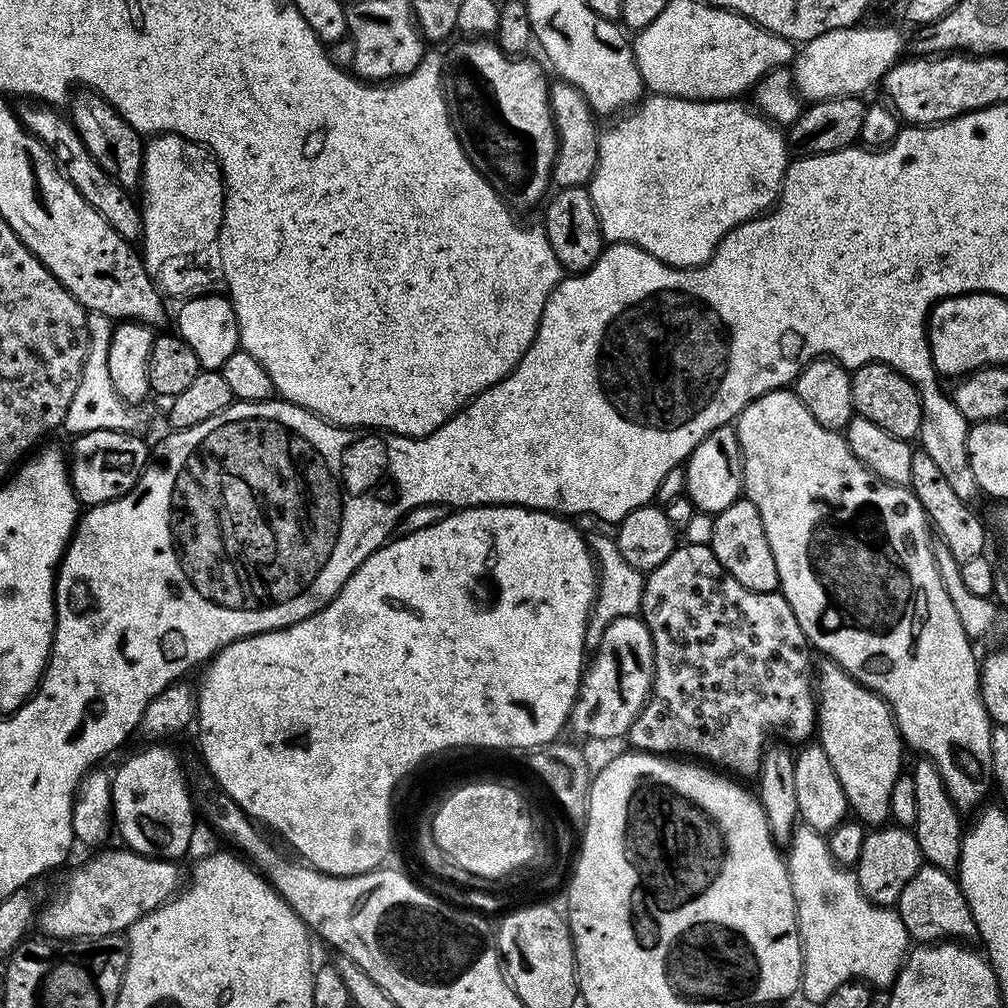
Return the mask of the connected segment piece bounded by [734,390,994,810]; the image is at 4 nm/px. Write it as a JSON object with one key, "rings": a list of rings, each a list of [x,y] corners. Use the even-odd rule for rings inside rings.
{"rings":[[[777,390],[762,394],[756,400],[751,400],[739,416],[734,421],[734,427],[737,434],[737,441],[740,443],[741,458],[743,460],[743,495],[750,501],[754,502],[754,506],[758,506],[758,514],[762,518],[762,526],[766,530],[766,542],[770,542],[770,550],[774,554],[774,566],[778,566],[778,578],[780,579],[779,591],[786,598],[786,602],[790,602],[790,610],[794,610],[794,618],[798,618],[798,626],[802,626],[805,638],[808,639],[809,645],[817,653],[825,652],[827,659],[838,667],[843,668],[845,672],[849,672],[854,679],[860,684],[865,684],[871,692],[876,692],[883,700],[888,703],[888,708],[892,711],[892,716],[896,720],[896,729],[900,731],[900,739],[909,749],[920,752],[919,754],[925,760],[931,760],[932,765],[938,770],[938,774],[942,774],[942,782],[946,786],[946,790],[950,794],[950,798],[955,802],[957,808],[967,810],[967,808],[979,809],[985,803],[984,795],[988,792],[988,780],[993,779],[994,769],[992,767],[992,729],[994,727],[991,716],[988,715],[987,708],[984,705],[983,698],[980,694],[980,671],[981,665],[978,663],[978,656],[972,653],[974,648],[973,641],[968,639],[966,630],[962,630],[962,622],[958,622],[958,610],[954,610],[954,602],[950,602],[950,594],[946,594],[946,586],[942,586],[942,578],[938,578],[938,566],[934,562],[934,554],[932,553],[933,537],[930,535],[930,521],[928,515],[924,512],[922,502],[918,502],[918,498],[913,494],[911,487],[903,484],[888,484],[882,478],[878,478],[867,466],[861,462],[858,457],[852,453],[847,439],[840,432],[831,432],[826,426],[822,426],[810,414],[810,410],[806,410],[806,406],[796,397],[795,391],[792,390]]]}

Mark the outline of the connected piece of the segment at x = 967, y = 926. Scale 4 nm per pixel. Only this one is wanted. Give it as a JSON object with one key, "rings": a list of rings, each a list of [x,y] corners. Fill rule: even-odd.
{"rings":[[[925,862],[920,865],[918,874],[906,882],[906,890],[902,890],[894,907],[899,912],[909,937],[920,944],[968,942],[976,936],[974,918],[960,889],[959,879],[933,864]]]}

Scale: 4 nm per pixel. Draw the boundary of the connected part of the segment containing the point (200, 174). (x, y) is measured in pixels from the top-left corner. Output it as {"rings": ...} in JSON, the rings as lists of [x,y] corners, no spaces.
{"rings":[[[156,134],[144,145],[144,165],[139,191],[144,191],[140,217],[144,234],[142,259],[150,278],[165,297],[188,298],[197,290],[212,290],[222,280],[220,270],[220,228],[224,225],[224,173],[209,149],[181,136]]]}

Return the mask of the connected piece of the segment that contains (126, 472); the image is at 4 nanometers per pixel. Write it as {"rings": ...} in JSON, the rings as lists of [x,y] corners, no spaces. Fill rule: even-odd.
{"rings":[[[118,429],[90,430],[77,435],[72,441],[72,456],[68,460],[68,479],[81,505],[105,504],[122,498],[142,478],[150,459],[150,444],[133,432]]]}

